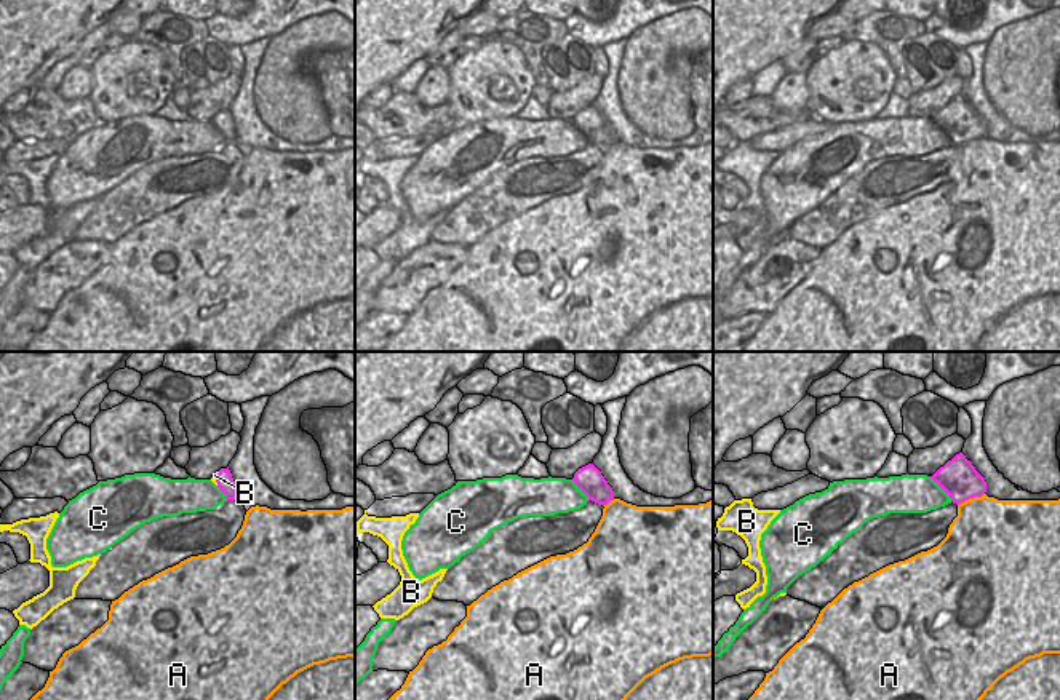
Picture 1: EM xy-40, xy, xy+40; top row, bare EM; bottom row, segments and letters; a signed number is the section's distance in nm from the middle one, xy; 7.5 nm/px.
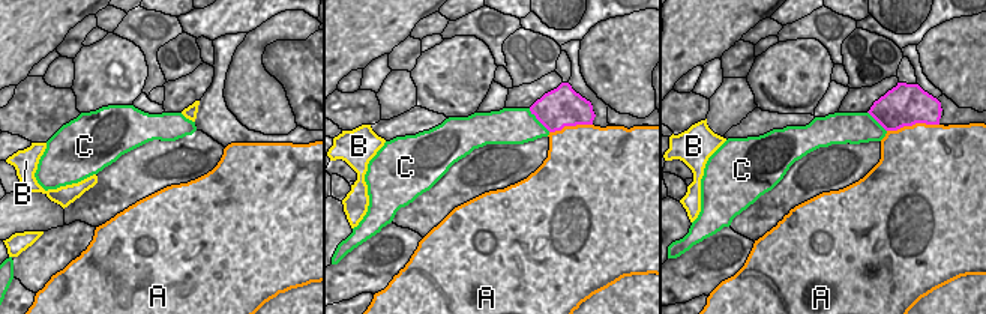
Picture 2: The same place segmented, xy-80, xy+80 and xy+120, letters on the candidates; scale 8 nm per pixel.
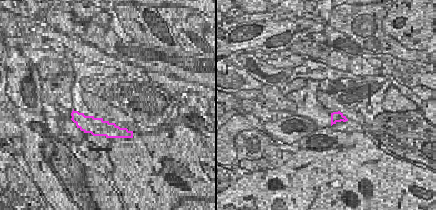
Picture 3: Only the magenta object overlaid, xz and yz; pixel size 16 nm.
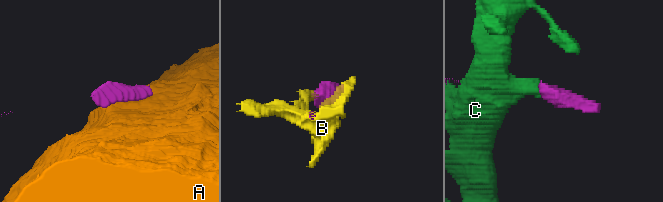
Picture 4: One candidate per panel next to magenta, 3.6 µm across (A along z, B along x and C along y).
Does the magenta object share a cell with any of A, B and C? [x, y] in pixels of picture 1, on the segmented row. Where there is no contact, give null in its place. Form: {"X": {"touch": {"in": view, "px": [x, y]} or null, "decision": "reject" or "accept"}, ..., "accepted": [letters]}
{"A": {"touch": {"in": "xy+40", "px": [971, 497]}, "decision": "reject"}, "B": {"touch": {"in": "xy-40", "px": [216, 478]}, "decision": "reject"}, "C": {"touch": {"in": "xy+40", "px": [942, 488]}, "decision": "reject"}, "accepted": []}

